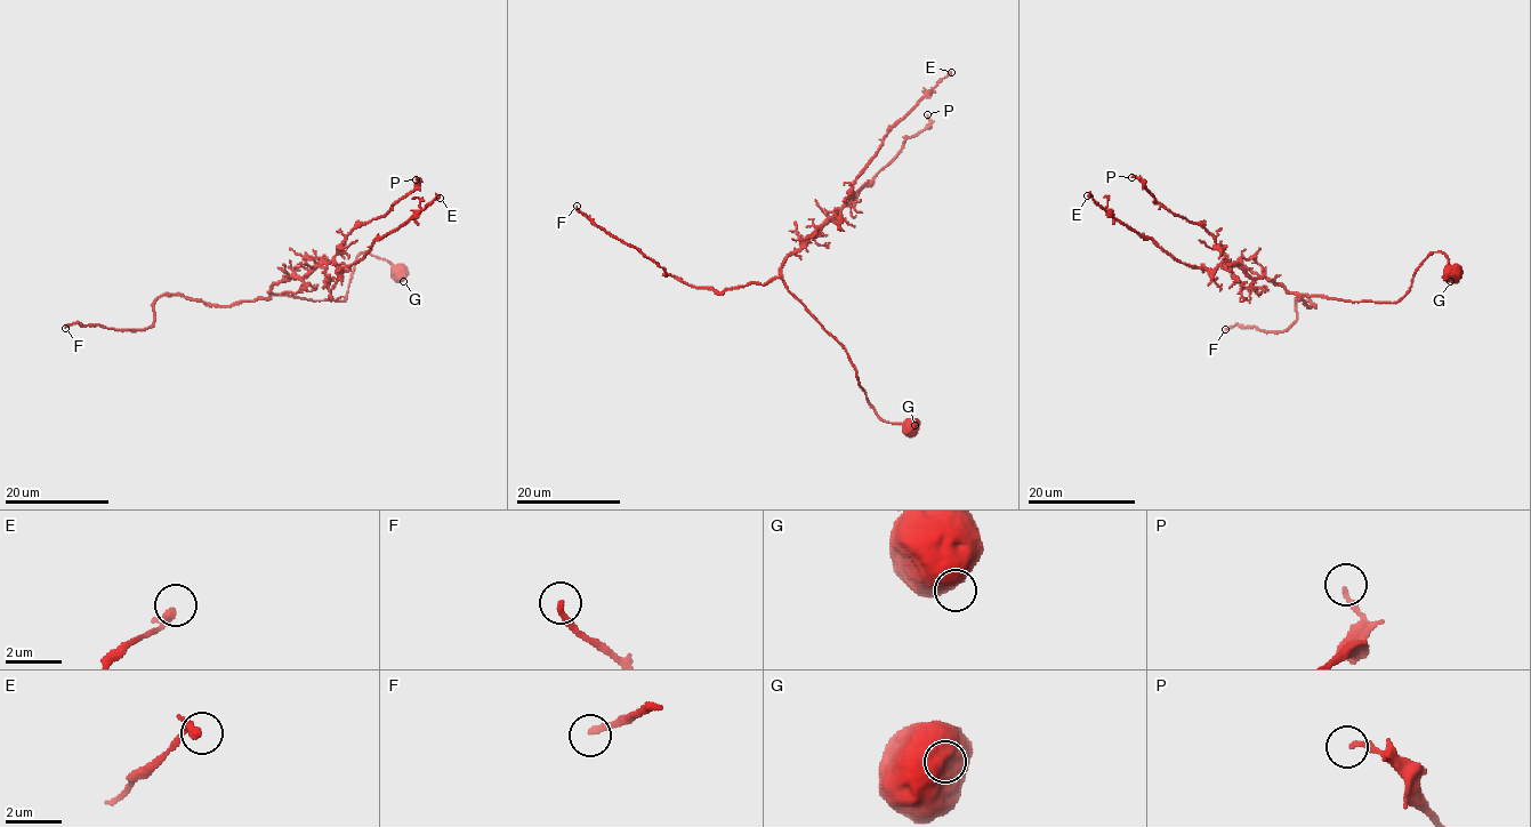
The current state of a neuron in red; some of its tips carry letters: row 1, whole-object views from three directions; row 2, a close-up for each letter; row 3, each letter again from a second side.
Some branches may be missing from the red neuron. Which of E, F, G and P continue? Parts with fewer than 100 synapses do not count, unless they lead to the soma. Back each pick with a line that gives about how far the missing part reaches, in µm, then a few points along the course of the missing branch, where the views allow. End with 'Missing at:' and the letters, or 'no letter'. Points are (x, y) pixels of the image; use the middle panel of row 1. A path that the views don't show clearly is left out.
F: missing 25 µm; course (577, 206), (565, 200), (562, 211), (583, 233), (583, 241), (593, 250), (574, 242)
Missing at: F

